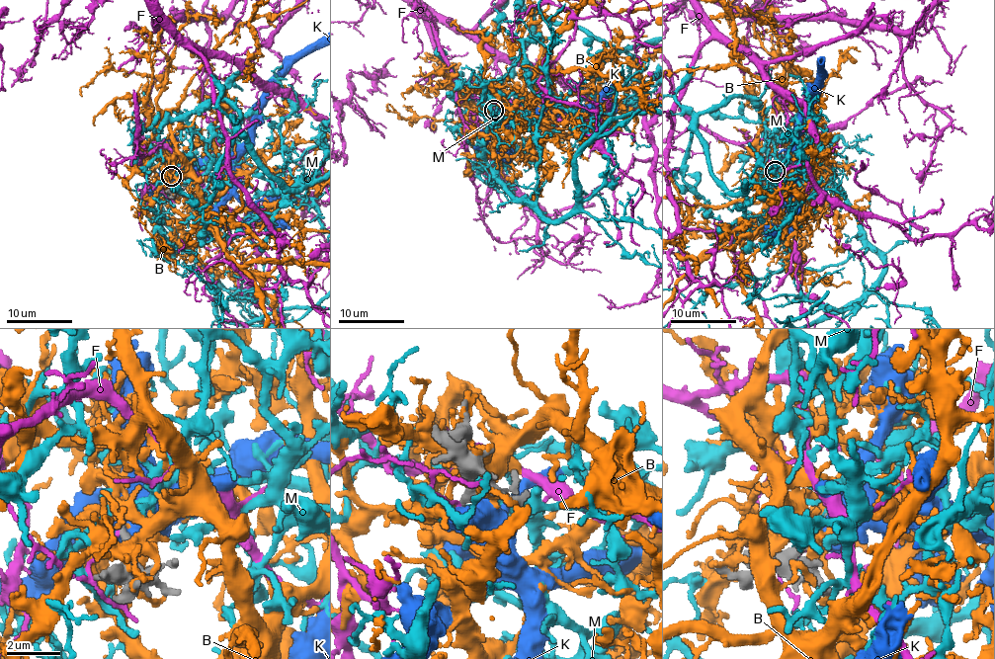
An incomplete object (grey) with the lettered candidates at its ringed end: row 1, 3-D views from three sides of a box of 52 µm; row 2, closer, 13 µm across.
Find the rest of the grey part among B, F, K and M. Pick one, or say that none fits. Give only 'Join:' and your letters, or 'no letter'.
Join: M

